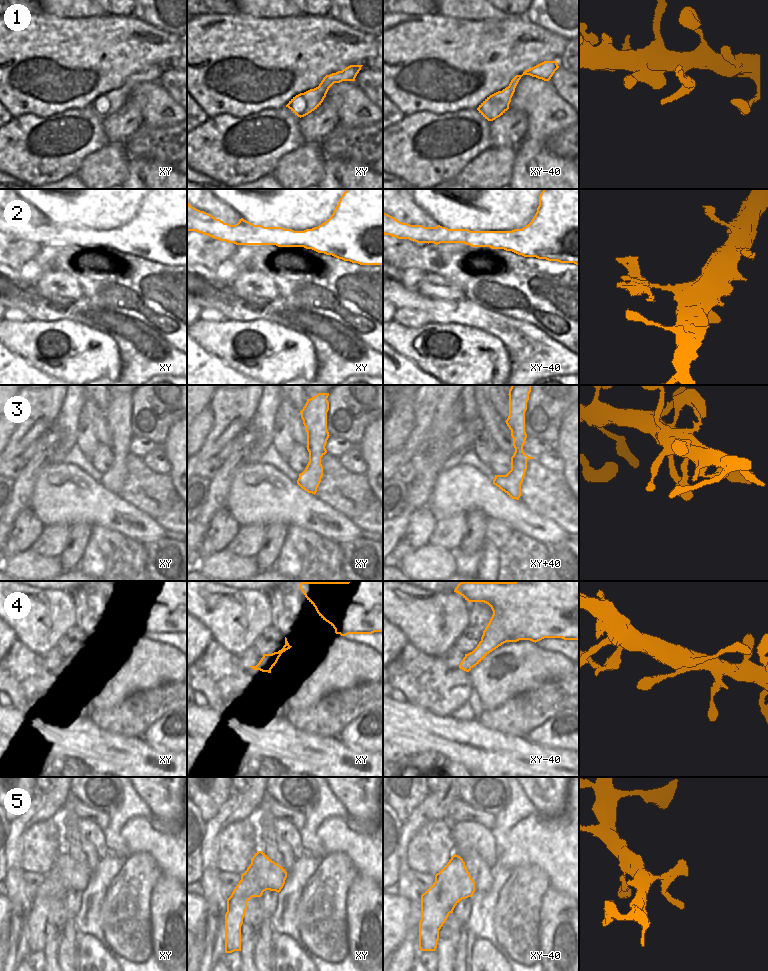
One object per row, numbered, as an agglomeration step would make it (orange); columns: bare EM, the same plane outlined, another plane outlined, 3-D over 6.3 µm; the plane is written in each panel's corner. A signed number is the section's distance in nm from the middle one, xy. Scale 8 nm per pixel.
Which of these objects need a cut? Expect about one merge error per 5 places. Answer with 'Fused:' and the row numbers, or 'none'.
Fused: 2

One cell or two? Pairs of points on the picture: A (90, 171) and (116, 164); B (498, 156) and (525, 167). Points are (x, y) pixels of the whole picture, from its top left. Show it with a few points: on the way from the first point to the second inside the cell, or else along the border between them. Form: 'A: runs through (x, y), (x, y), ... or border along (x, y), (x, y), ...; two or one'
A: runs through (96, 171), (104, 171), (110, 165); one
B: border along (515, 147), (515, 161), (510, 178); two

